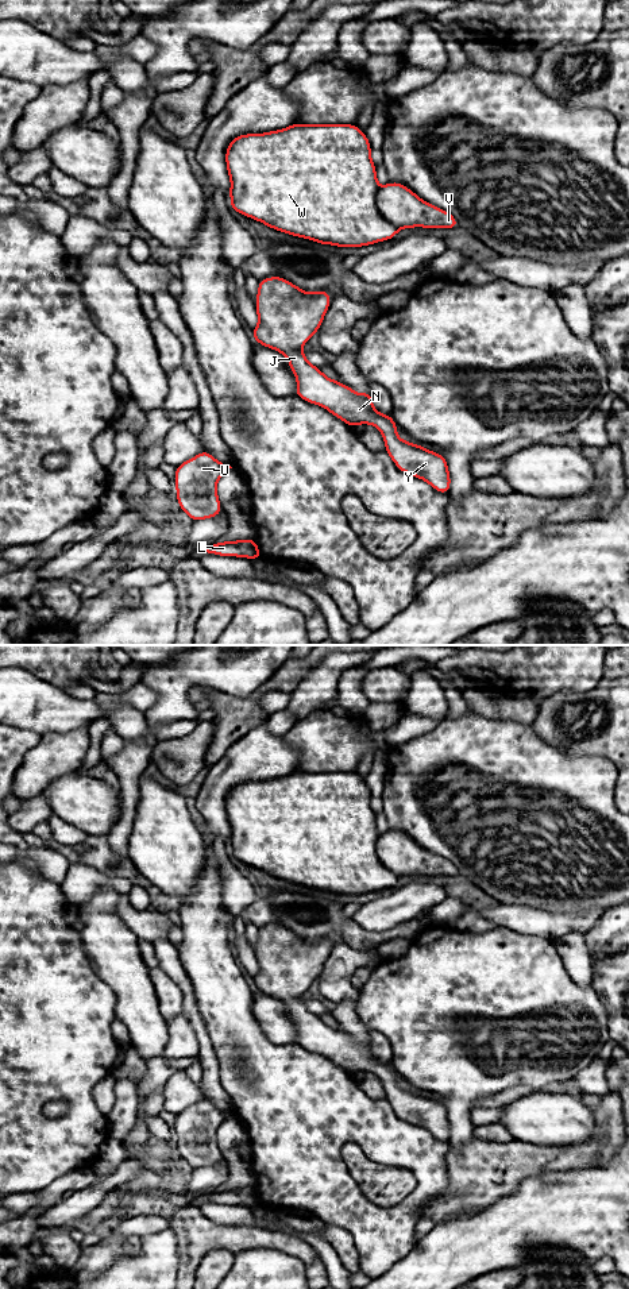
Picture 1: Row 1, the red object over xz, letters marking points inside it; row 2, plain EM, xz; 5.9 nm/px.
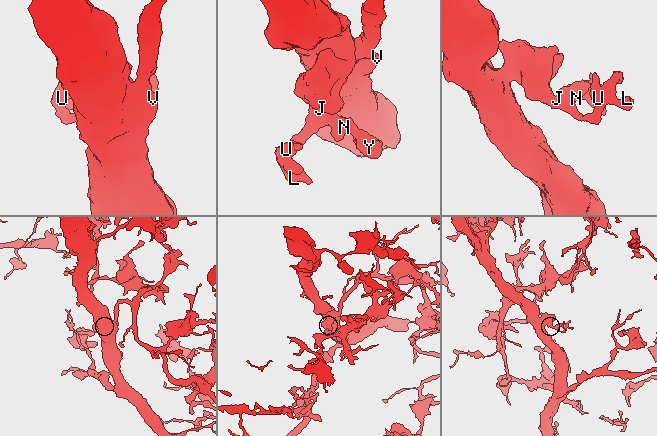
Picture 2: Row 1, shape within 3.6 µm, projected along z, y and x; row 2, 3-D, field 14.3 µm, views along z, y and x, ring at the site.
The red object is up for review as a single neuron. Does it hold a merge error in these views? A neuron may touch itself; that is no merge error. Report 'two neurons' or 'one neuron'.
one neuron

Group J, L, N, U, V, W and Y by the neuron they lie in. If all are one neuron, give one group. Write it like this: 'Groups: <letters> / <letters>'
Groups: J L N U V W Y

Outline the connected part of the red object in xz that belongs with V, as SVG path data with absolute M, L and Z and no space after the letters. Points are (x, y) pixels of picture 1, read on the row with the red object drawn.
M298 124L265 134L244 134L234 138L225 151L231 180L228 196L231 211L263 223L269 228L340 248L363 247L391 240L401 228L459 227L455 216L421 200L401 182L379 186L377 167L371 161L371 144L356 124Z

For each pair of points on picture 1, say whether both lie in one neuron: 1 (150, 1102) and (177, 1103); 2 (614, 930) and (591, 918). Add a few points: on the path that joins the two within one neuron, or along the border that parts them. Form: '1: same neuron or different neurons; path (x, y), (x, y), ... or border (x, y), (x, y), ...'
1: different neurons; border (162, 1088), (163, 1108)
2: different neurons; border (604, 911), (582, 934)

